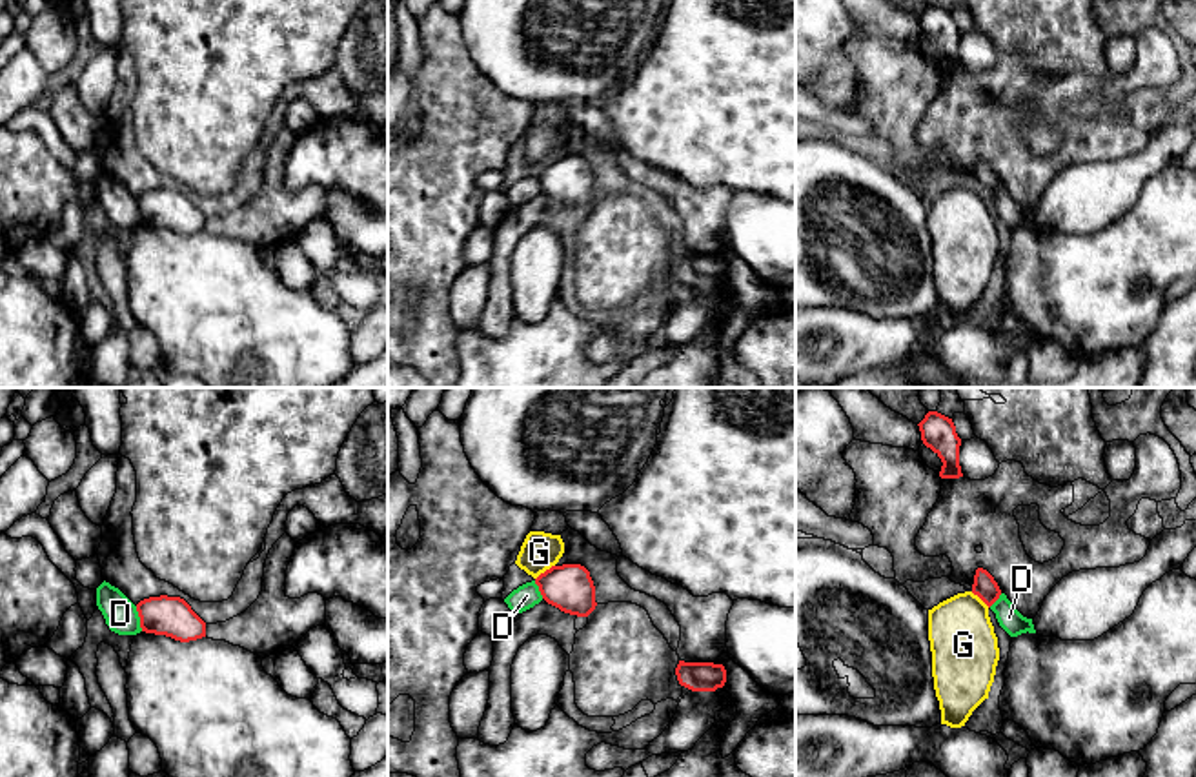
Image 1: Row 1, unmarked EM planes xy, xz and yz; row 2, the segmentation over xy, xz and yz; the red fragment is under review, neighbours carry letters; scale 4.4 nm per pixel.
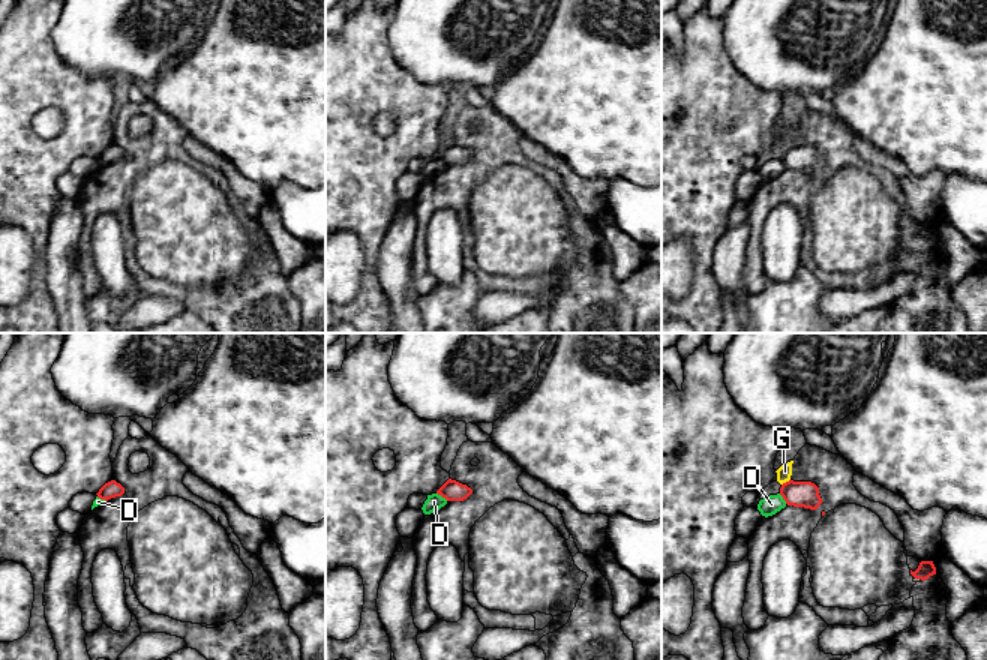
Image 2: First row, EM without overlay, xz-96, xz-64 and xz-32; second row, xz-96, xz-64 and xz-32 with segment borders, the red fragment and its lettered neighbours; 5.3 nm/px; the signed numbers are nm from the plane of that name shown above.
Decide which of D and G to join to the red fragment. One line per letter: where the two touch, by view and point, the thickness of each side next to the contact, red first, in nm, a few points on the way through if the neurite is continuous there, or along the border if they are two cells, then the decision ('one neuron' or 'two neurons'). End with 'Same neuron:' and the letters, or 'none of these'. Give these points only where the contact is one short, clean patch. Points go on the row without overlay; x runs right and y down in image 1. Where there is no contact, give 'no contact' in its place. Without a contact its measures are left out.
D: contact xy (141, 211); calibres 180 and 150 nm; border xy (135, 199), (142, 222); two neurons
G: contact xz (547, 162); calibres 200 and 170 nm; border xz (554, 157), (536, 171); two neurons
Same neuron: none of these

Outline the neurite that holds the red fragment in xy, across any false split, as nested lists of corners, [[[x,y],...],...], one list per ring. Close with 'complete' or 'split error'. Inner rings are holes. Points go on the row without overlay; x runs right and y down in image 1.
[[[149,189],[137,197],[140,220],[180,235],[206,229],[206,215],[180,189]]] | complete

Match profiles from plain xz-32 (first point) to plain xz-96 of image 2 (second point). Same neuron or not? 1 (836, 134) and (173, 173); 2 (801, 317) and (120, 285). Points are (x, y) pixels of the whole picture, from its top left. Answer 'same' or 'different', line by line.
1: different
2: different

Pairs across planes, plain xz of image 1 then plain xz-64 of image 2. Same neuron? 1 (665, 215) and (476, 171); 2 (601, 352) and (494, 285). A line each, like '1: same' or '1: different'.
1: same
2: different

